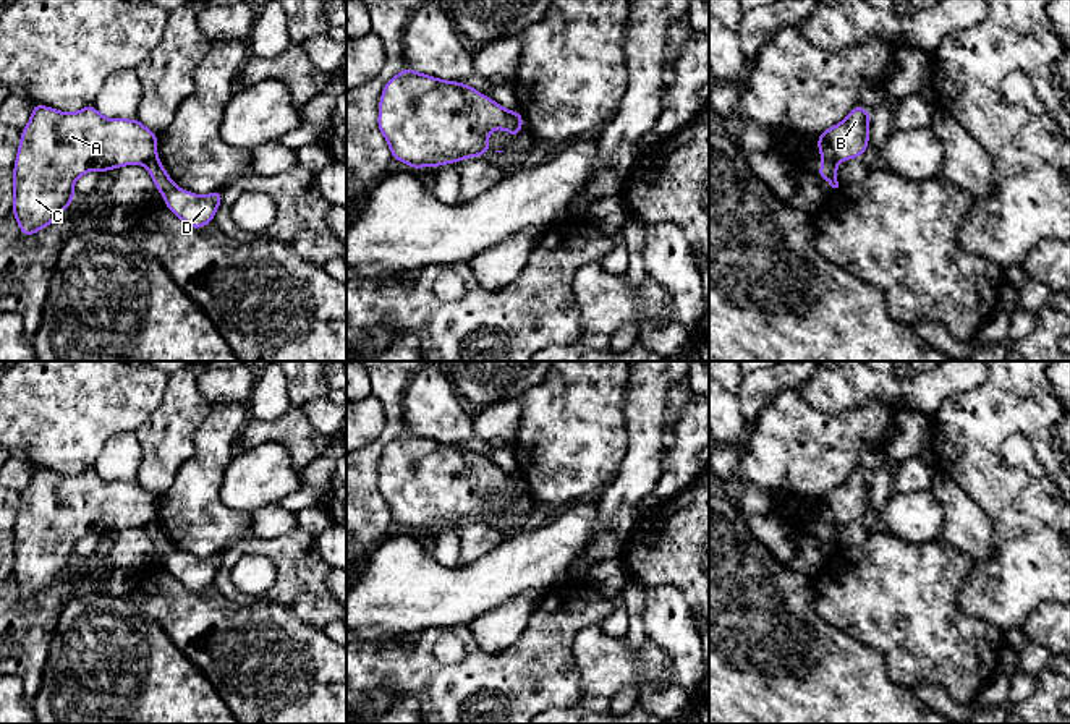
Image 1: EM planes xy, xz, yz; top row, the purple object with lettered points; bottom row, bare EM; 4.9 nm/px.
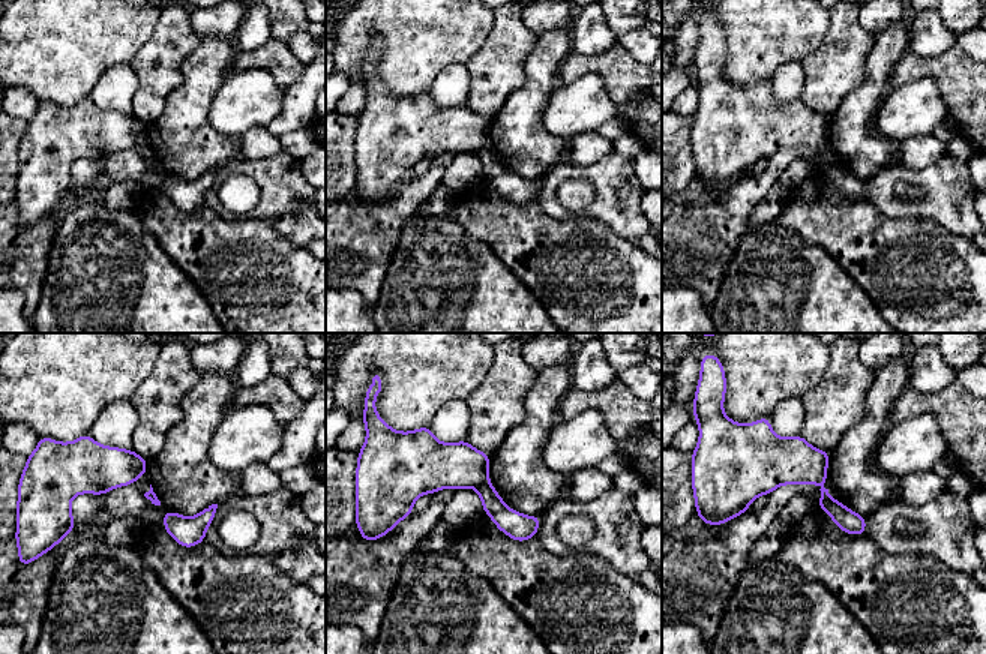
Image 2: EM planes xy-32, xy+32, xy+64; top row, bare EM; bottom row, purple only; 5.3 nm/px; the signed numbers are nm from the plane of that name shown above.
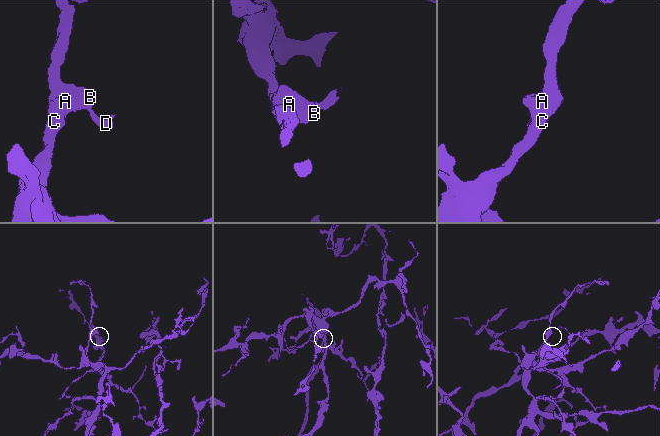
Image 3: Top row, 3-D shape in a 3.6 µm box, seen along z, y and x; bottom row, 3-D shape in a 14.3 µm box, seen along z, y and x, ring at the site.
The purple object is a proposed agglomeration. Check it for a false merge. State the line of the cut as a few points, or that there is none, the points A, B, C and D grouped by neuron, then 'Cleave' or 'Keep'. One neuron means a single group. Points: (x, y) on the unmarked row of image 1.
Split along yz (823, 520), (836, 527). Groups: A B C / D. Cleave

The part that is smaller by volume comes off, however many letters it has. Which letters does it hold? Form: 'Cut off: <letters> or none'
Cut off: D

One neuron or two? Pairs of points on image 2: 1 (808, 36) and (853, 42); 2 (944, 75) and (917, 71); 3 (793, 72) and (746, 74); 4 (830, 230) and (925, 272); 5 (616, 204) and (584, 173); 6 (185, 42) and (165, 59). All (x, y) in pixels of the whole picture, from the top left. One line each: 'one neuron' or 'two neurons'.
1: two neurons
2: one neuron
3: two neurons
4: one neuron
5: one neuron
6: one neuron

